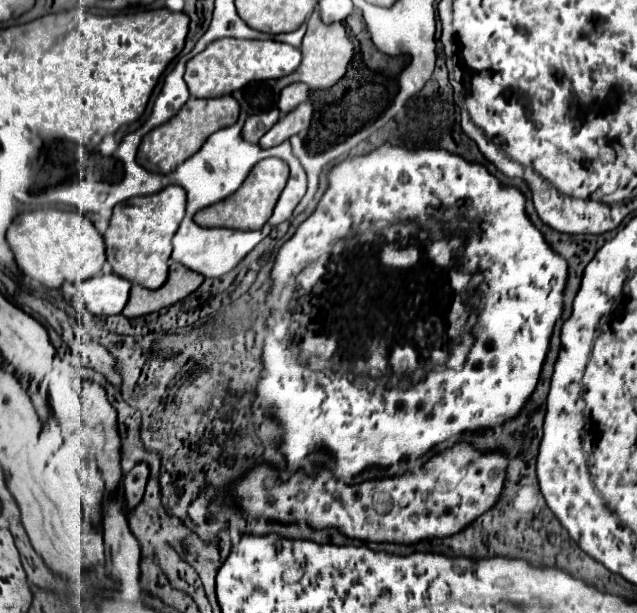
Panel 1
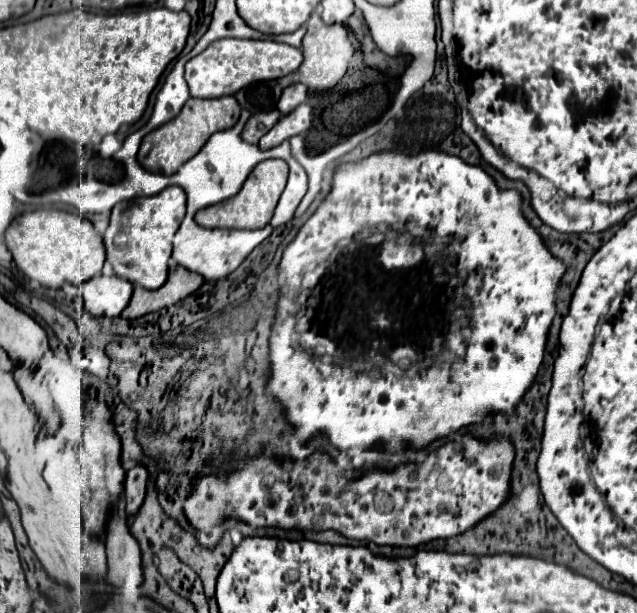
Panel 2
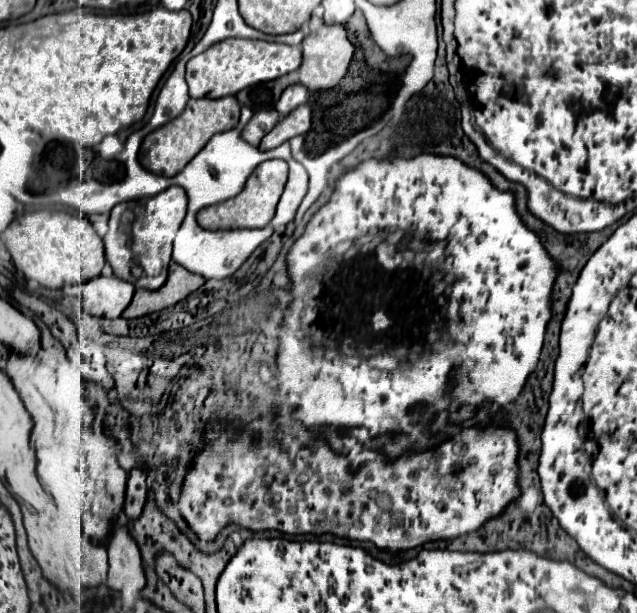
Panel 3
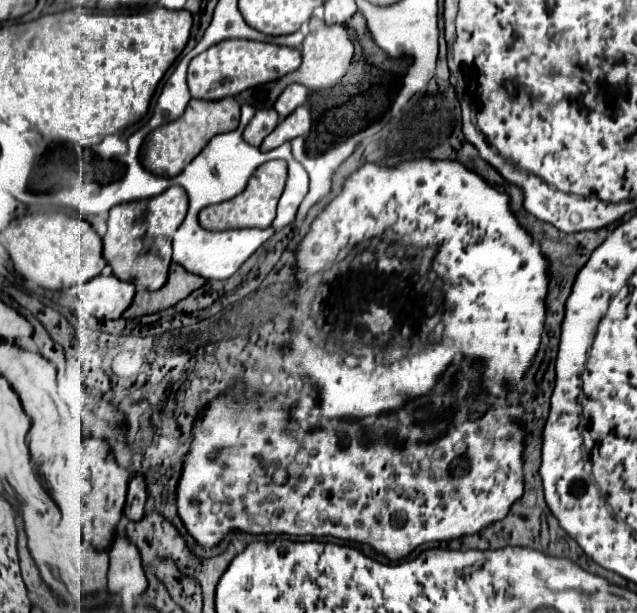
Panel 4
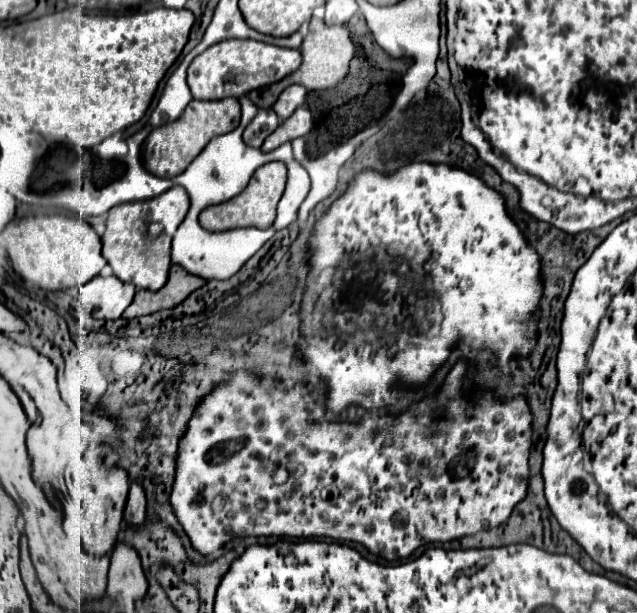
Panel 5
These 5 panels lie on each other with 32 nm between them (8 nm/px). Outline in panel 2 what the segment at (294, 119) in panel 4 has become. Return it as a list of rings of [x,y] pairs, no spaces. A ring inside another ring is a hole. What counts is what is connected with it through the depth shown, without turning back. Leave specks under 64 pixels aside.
[[[300,104],[296,110],[292,110],[290,114],[282,116],[276,122],[276,126],[266,136],[262,136],[258,146],[262,150],[270,150],[270,148],[282,144],[288,138],[306,132],[310,128],[310,122],[312,122],[312,108],[310,108],[310,104]]]

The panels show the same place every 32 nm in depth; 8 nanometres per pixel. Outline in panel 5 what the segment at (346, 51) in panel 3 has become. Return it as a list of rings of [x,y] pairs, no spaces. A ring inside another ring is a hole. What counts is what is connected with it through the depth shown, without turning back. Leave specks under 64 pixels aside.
[[[312,18],[310,20],[310,32],[308,36],[304,38],[302,46],[300,46],[300,52],[302,52],[302,66],[286,76],[282,82],[278,84],[272,84],[270,88],[264,88],[256,94],[252,94],[252,98],[256,100],[258,106],[262,108],[268,108],[276,98],[278,94],[290,86],[290,84],[300,84],[308,90],[326,90],[326,88],[334,88],[338,82],[342,82],[342,78],[348,74],[348,64],[354,56],[354,42],[350,40],[350,34],[348,34],[348,28],[346,26],[326,26],[324,20],[320,18]]]

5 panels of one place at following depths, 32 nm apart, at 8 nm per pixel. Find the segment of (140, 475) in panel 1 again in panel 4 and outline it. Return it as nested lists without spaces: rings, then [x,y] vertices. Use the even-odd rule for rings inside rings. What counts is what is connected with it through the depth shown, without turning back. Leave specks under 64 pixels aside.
[[[134,476],[128,484],[128,496],[124,506],[124,516],[132,522],[140,522],[144,516],[144,504],[146,504],[146,486],[142,476]]]

